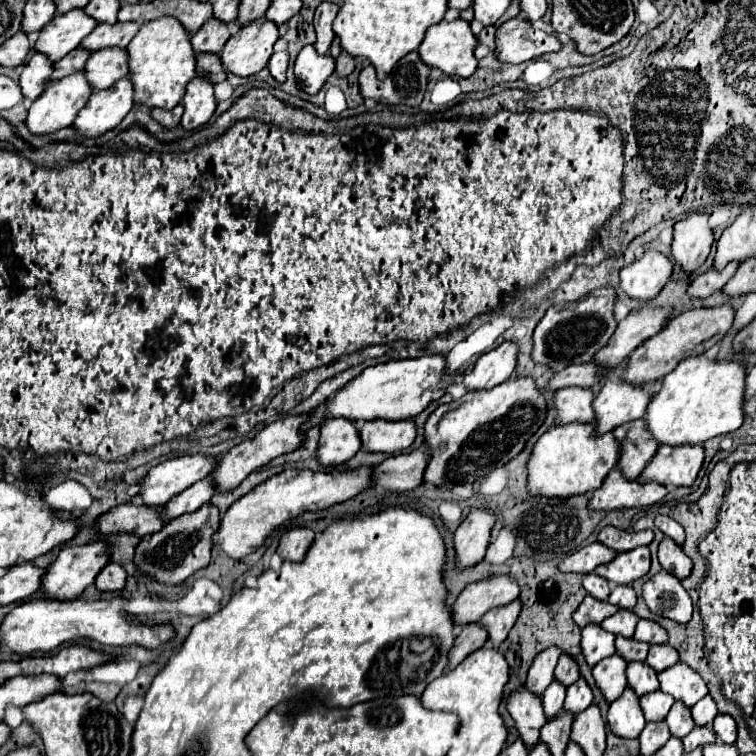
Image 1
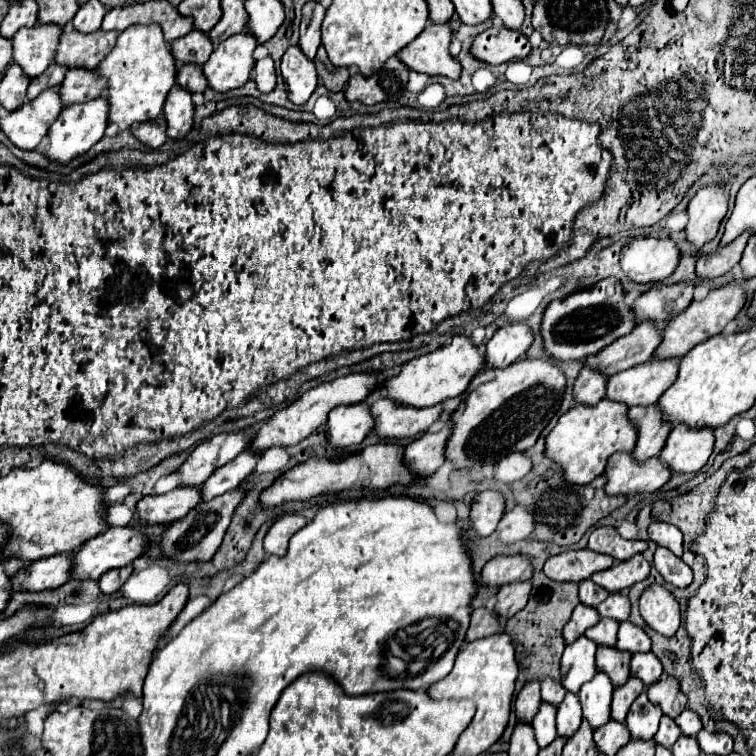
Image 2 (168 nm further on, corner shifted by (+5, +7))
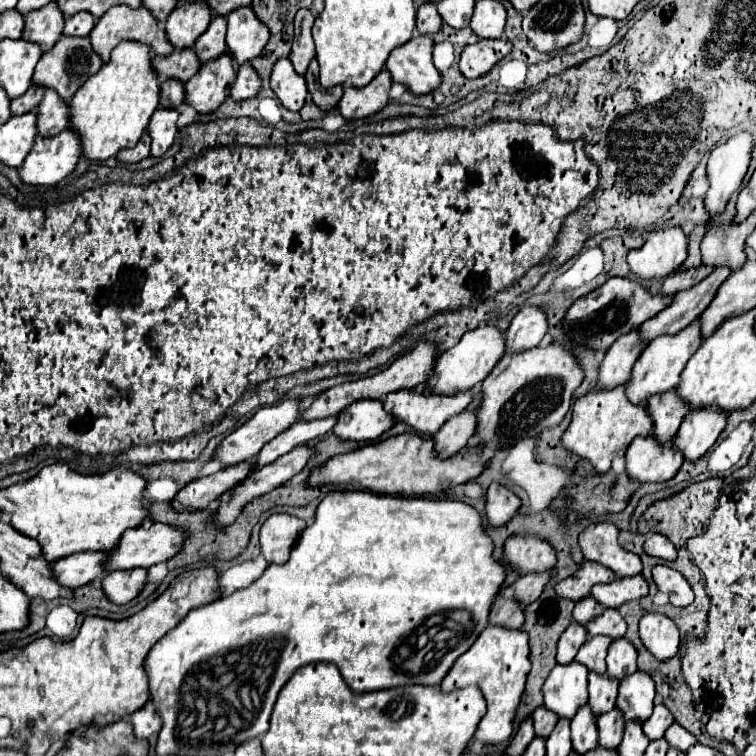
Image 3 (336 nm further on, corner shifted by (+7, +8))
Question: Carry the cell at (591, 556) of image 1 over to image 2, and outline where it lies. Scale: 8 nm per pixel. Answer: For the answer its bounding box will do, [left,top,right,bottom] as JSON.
[544,548,614,580]

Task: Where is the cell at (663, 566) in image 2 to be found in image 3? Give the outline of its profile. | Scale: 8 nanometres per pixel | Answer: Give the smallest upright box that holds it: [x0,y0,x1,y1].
[652,565,694,607]

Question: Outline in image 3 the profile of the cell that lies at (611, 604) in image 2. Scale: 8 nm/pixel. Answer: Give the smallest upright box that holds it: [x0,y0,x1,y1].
[586,609,626,639]

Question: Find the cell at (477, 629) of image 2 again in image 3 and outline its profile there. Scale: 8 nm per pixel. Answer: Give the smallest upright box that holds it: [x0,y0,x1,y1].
[490,599,524,629]

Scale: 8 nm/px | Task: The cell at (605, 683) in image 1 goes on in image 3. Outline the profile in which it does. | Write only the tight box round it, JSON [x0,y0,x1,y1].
[572,705,598,755]

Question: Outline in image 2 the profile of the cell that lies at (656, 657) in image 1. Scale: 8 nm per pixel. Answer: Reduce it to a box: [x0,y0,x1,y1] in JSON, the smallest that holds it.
[630,652,662,686]

